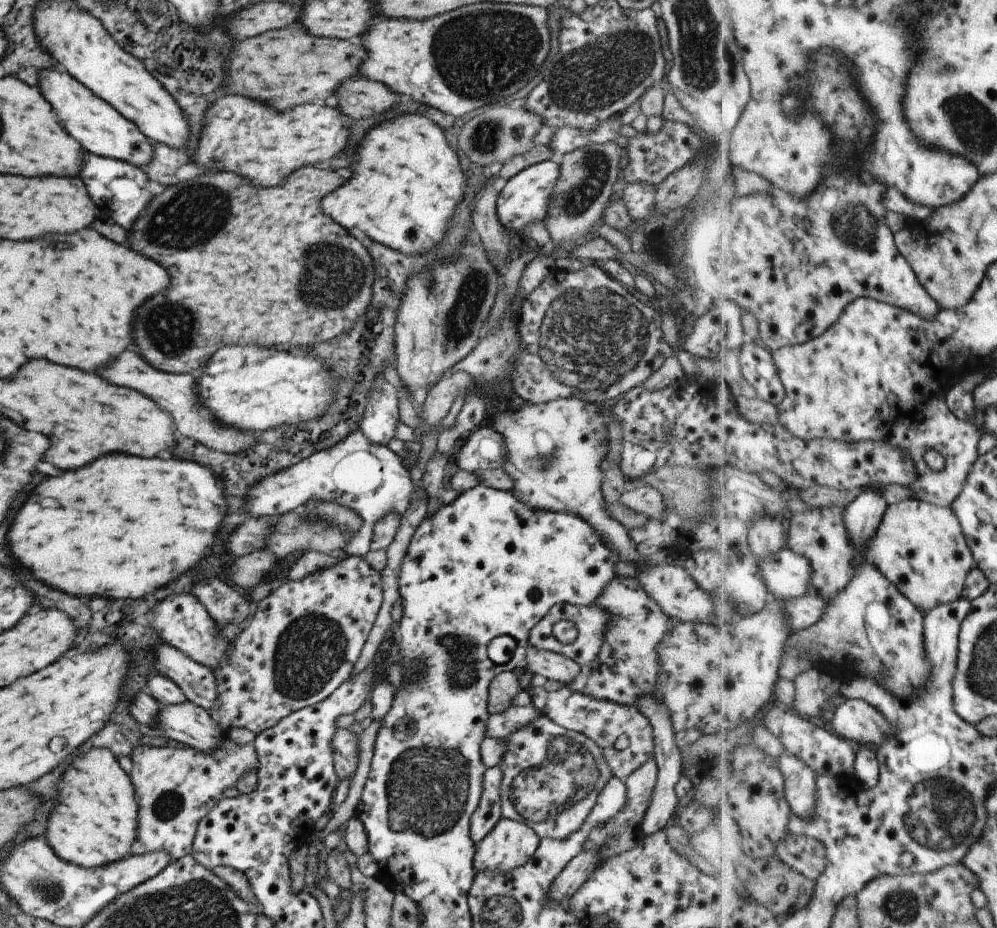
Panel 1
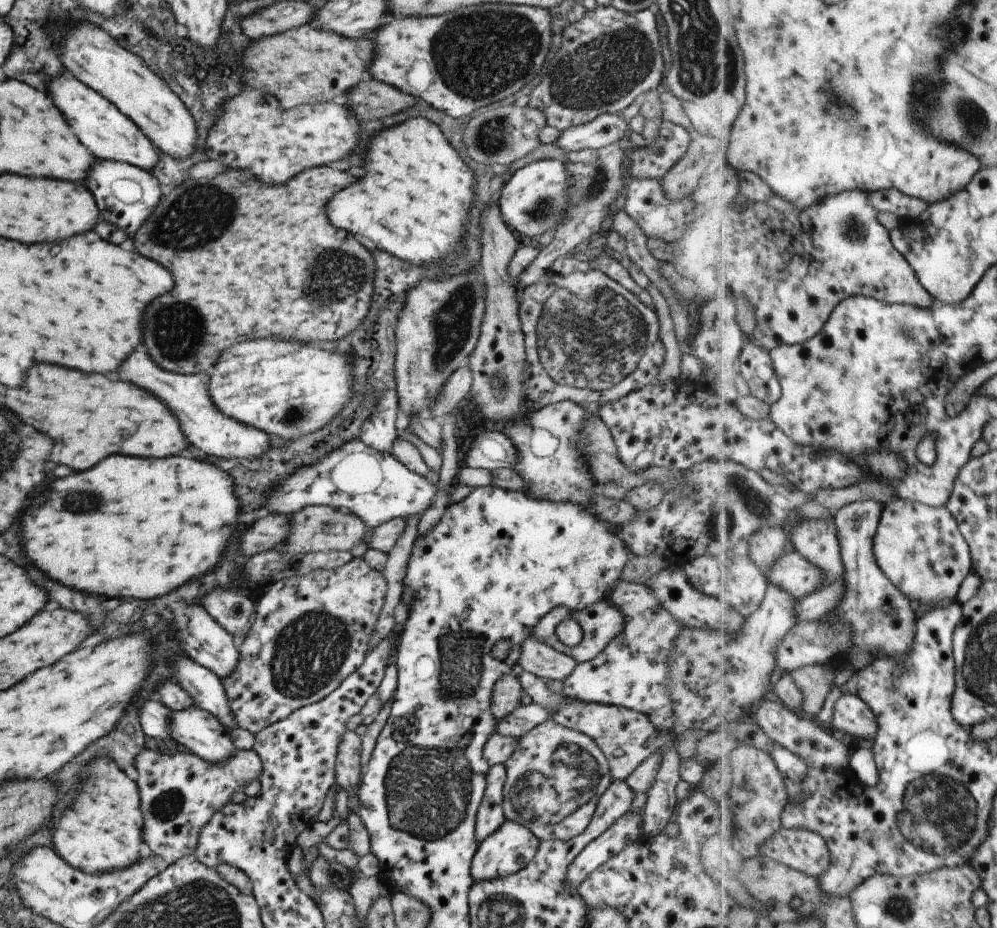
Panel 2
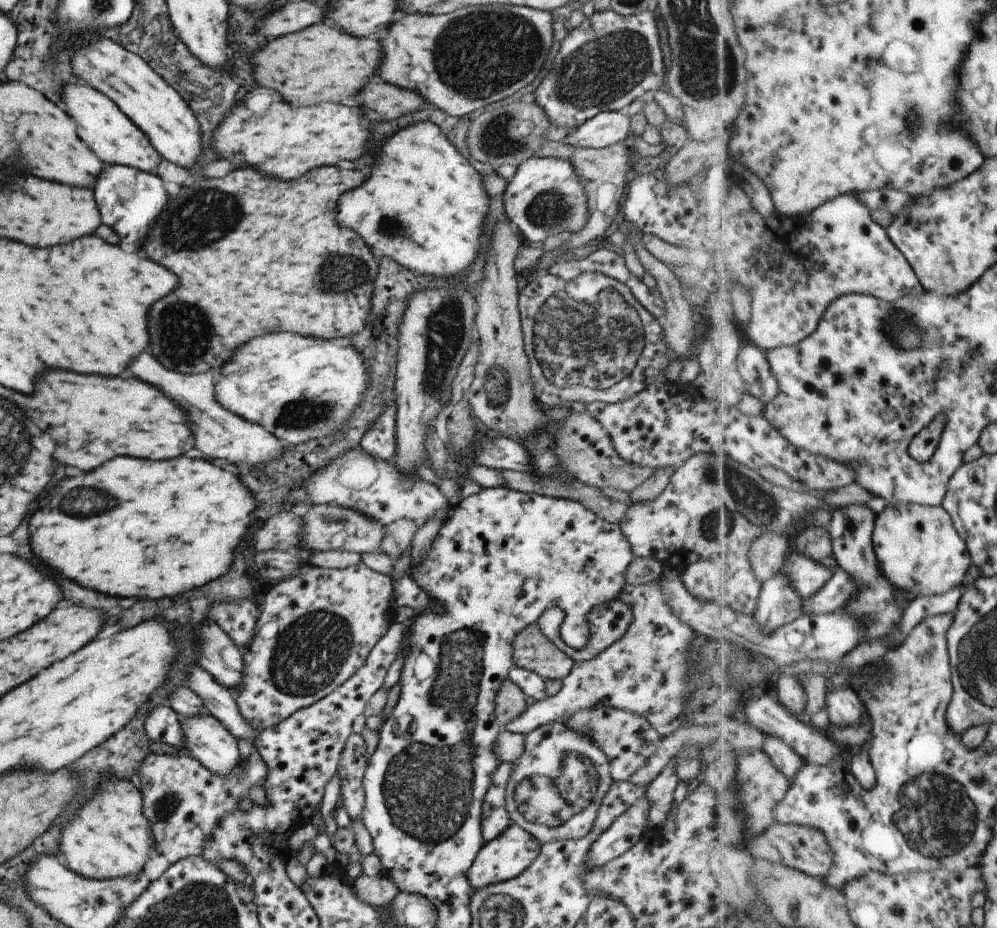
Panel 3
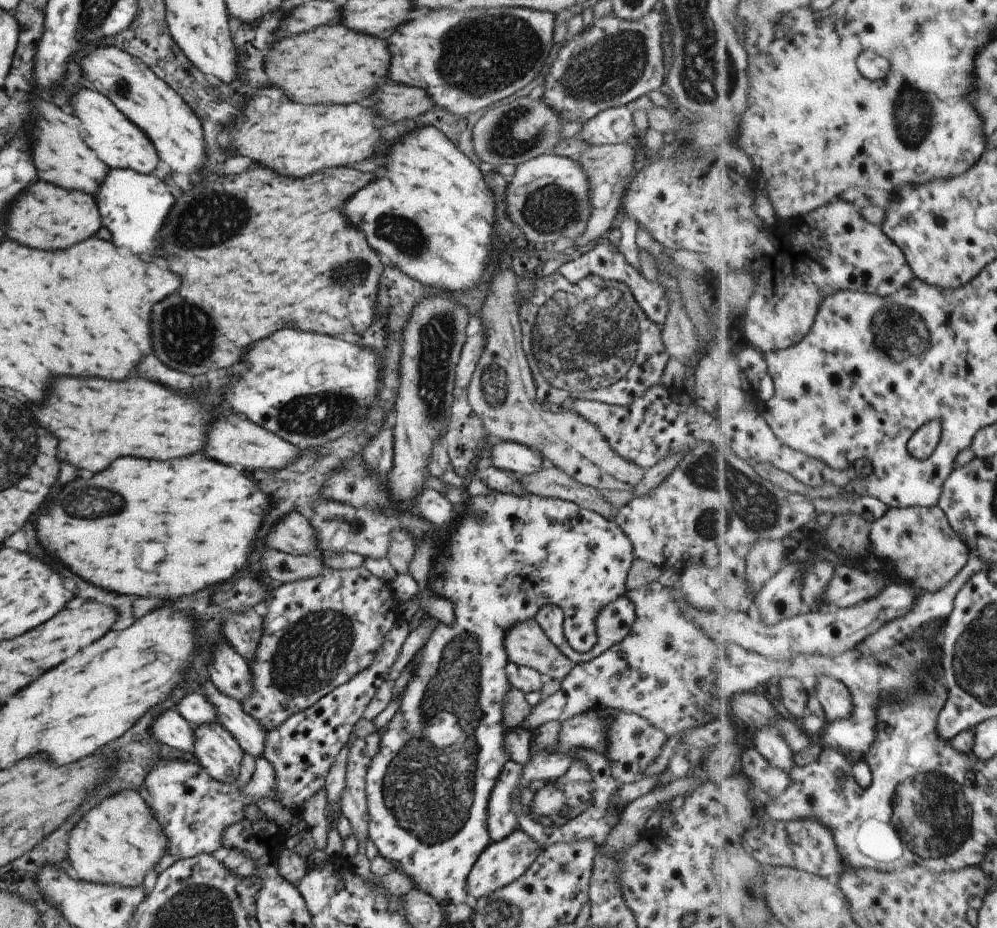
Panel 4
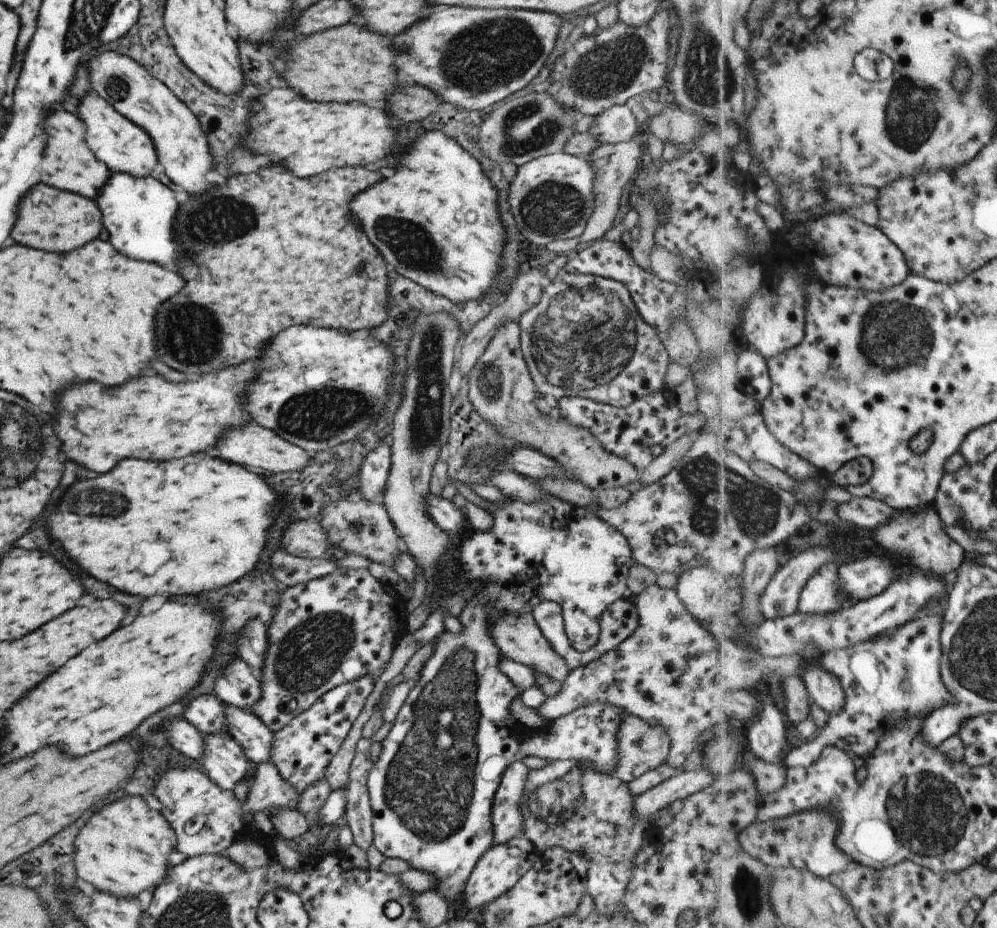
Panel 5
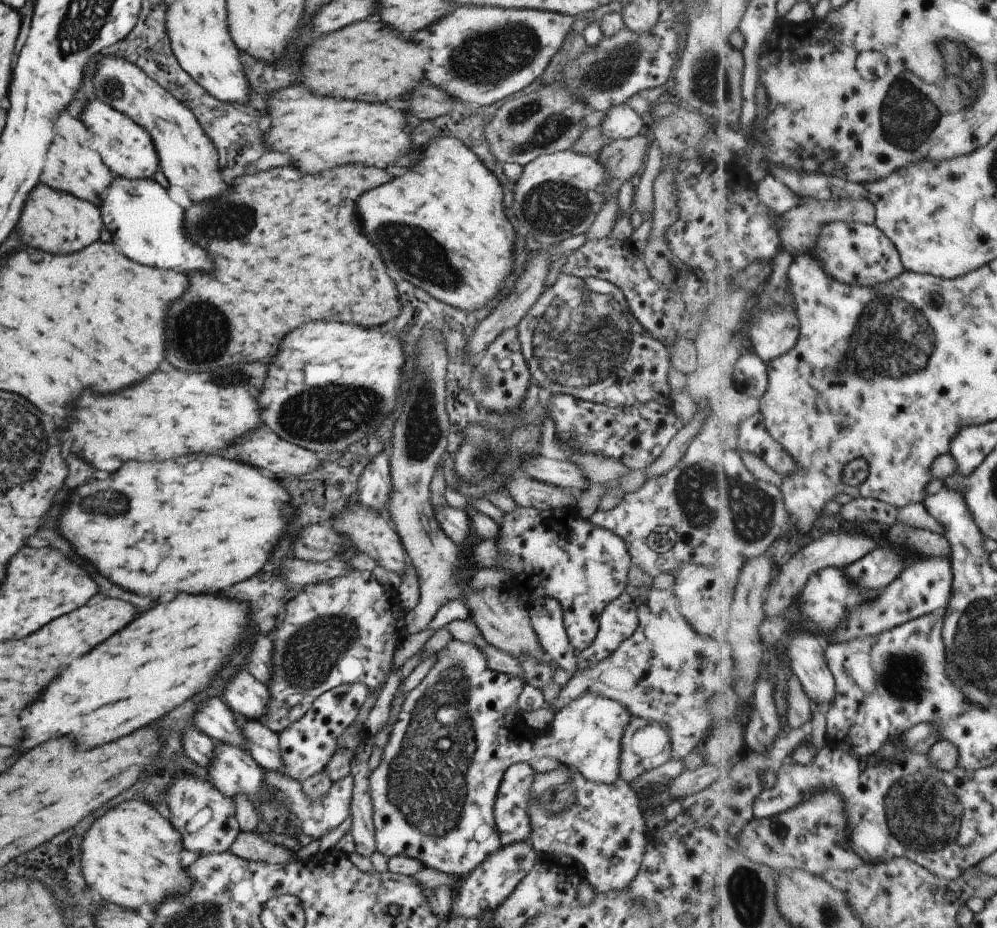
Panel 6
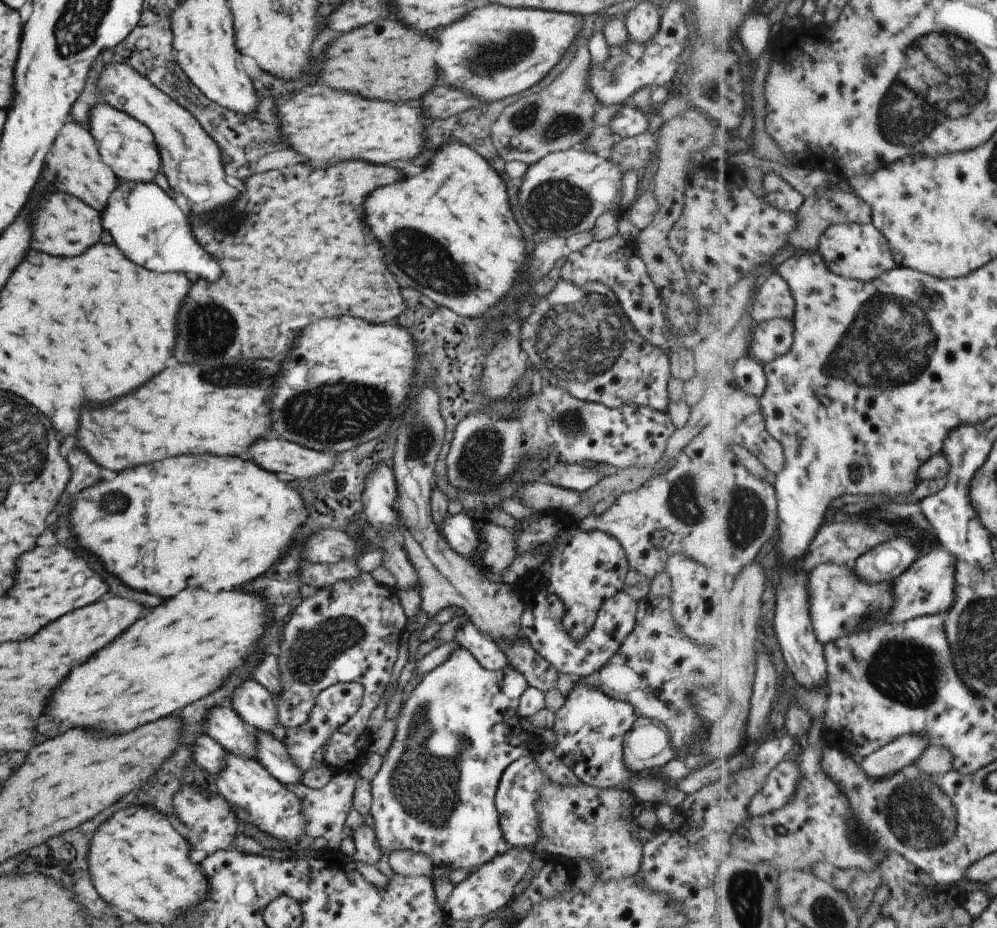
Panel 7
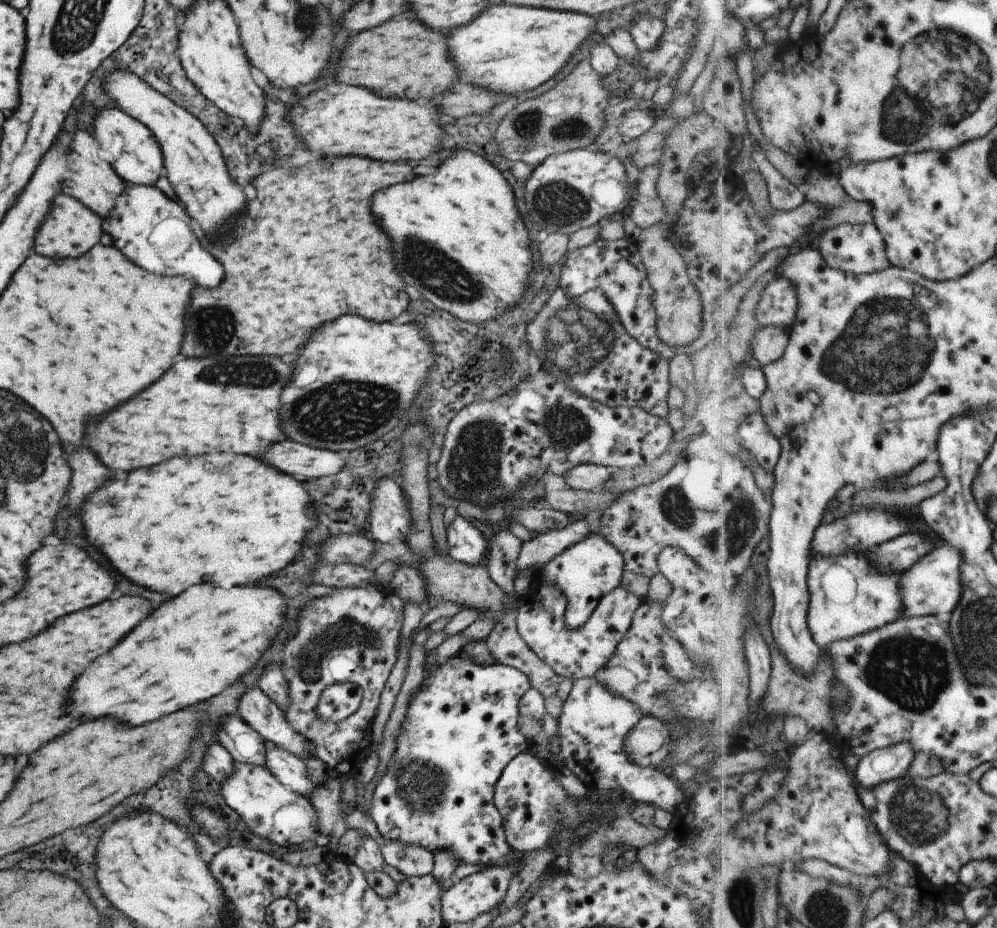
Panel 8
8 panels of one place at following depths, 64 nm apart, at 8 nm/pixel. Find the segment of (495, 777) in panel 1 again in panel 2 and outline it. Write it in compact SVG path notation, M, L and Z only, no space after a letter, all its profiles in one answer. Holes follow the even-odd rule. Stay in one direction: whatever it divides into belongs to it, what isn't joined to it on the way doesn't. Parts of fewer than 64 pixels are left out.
M494 765L486 773L486 786L474 817L476 842L481 843L492 834L506 819L502 812L502 793L505 768Z

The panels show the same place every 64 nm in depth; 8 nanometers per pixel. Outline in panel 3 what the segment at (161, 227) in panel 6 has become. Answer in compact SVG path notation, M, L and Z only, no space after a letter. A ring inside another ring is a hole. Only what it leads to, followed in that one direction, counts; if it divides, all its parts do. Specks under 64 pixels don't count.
M105 165L101 170L91 187L94 202L101 222L115 230L121 244L137 246L139 240L153 228L153 220L157 214L161 214L167 202L167 192L163 190L162 183L154 173L145 173L132 167Z

